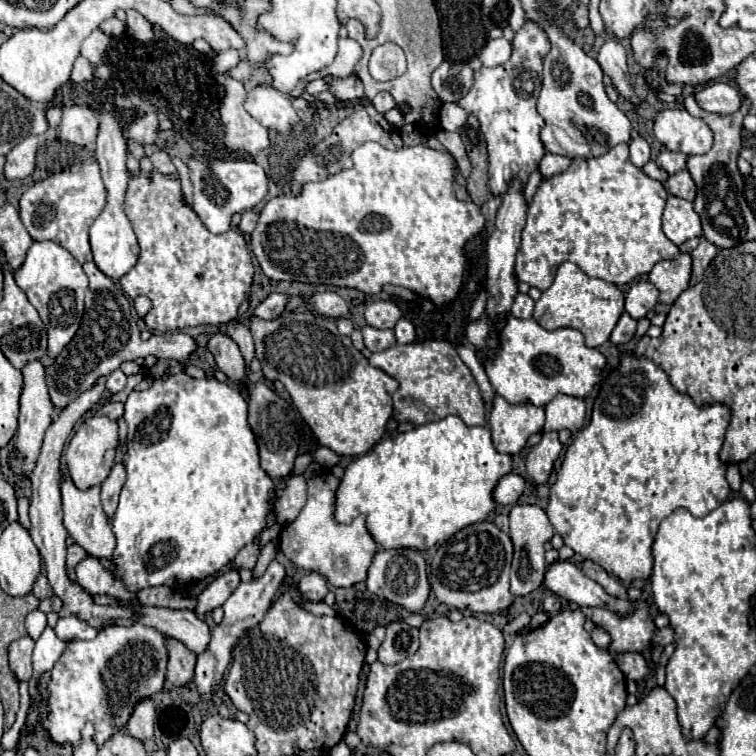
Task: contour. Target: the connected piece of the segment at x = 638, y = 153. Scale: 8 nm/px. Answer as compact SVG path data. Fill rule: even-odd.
M642 137L632 139L628 145L630 145L630 161L636 167L644 167L650 161L650 145Z

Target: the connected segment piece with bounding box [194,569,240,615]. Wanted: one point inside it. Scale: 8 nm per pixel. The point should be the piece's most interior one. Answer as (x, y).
(215, 595)

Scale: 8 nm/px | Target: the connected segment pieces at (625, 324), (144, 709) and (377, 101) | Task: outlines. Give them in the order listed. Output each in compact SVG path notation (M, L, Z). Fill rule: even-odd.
M624 313L610 335L610 343L616 347L626 345L634 337L634 331L636 331L636 319L632 319L628 313Z
M146 699L136 705L130 721L128 721L128 733L134 739L146 741L154 735L156 725L156 711L154 711L154 699Z
M386 91L378 93L378 95L372 99L372 105L374 105L374 107L376 107L376 111L378 111L378 113L382 113L382 115L396 107L396 103L394 103L392 95L390 95L390 93L386 93Z

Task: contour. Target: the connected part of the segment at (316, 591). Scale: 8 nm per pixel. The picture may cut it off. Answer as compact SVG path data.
M306 573L300 581L298 581L298 591L310 599L310 601L322 601L328 593L328 583L322 575L318 573Z

